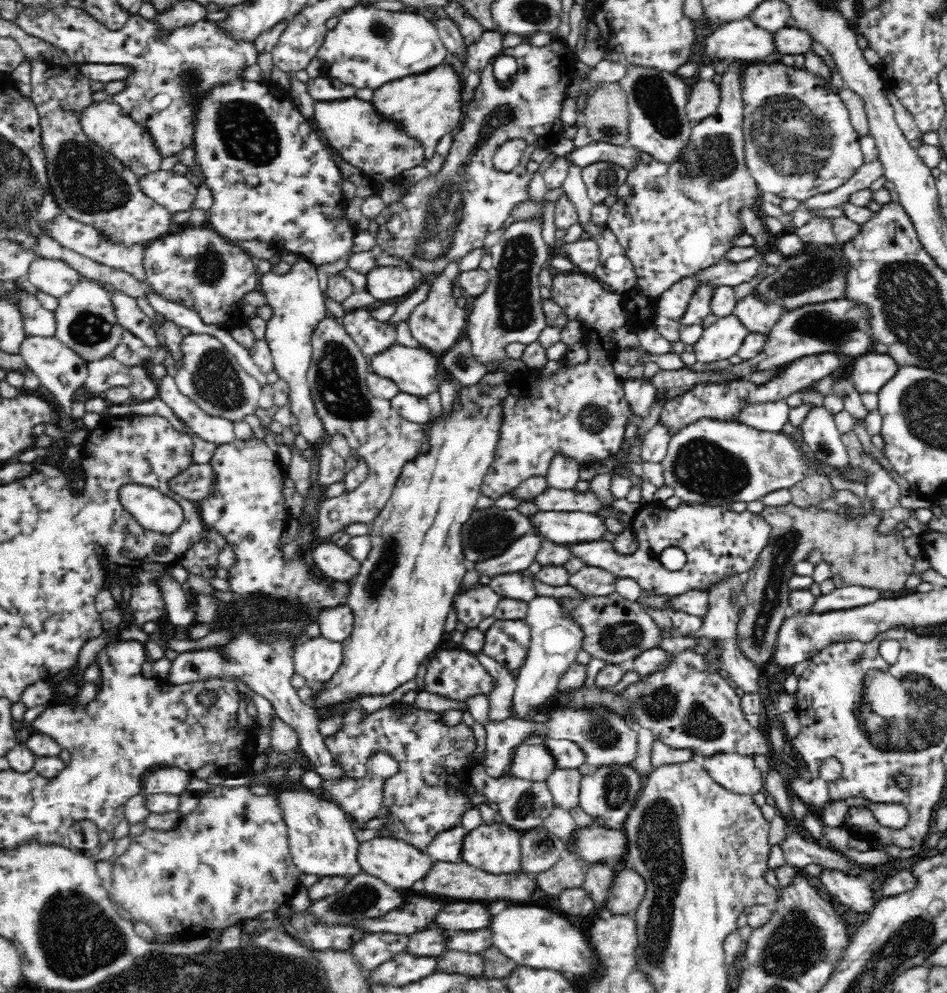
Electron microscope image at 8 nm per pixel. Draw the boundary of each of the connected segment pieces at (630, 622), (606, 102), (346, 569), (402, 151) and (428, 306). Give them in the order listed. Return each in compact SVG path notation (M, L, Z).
M620 594L580 598L558 598L563 616L572 620L584 633L582 649L590 658L600 658L607 664L623 666L648 648L658 647L663 632L658 624L638 605Z
M618 83L598 88L585 104L581 120L594 141L628 144L627 98Z
M329 540L314 545L306 551L306 558L322 571L326 577L338 581L350 581L359 574L361 564L350 554Z
M354 97L332 101L316 101L315 118L320 130L323 132L326 140L330 142L330 145L340 150L343 158L370 178L379 178L383 181L390 180L405 170L422 165L422 162L426 159L425 151L421 144L409 138L400 125L389 123L388 120L382 120L375 112L371 102L359 100Z
M450 262L448 266L438 273L436 278L429 278L430 292L422 304L418 304L408 318L408 326L412 338L419 342L424 349L431 352L447 351L451 349L464 336L468 314L463 308L458 308L458 302L452 294L452 288L458 286L457 280L461 273L458 269L459 262Z

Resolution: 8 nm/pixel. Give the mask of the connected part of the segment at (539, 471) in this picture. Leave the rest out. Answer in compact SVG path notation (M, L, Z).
M561 272L552 277L551 298L559 304L569 320L581 320L586 328L591 352L587 362L562 364L557 374L543 374L530 366L518 375L507 375L508 394L500 400L500 424L494 458L482 480L481 494L492 499L508 493L530 476L547 477L552 460L564 455L576 460L580 466L591 466L606 458L615 457L623 444L627 422L634 420L632 411L622 395L623 381L613 369L617 354L614 341L610 341L606 330L626 325L624 309L620 305L620 294L608 290L597 278L582 272Z

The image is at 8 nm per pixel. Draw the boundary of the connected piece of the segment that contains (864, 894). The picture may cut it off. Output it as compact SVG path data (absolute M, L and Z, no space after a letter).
M822 867L817 877L826 886L826 890L839 900L841 907L867 916L879 896L874 887L874 874L881 877L888 872L884 868L883 870L875 870L873 873L866 873L861 877L850 877L837 870Z

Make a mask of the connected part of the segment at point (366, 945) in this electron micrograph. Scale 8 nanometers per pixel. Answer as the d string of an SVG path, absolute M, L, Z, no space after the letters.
M370 933L352 946L350 952L363 970L373 971L397 954L406 953L408 943L409 935L406 934Z

